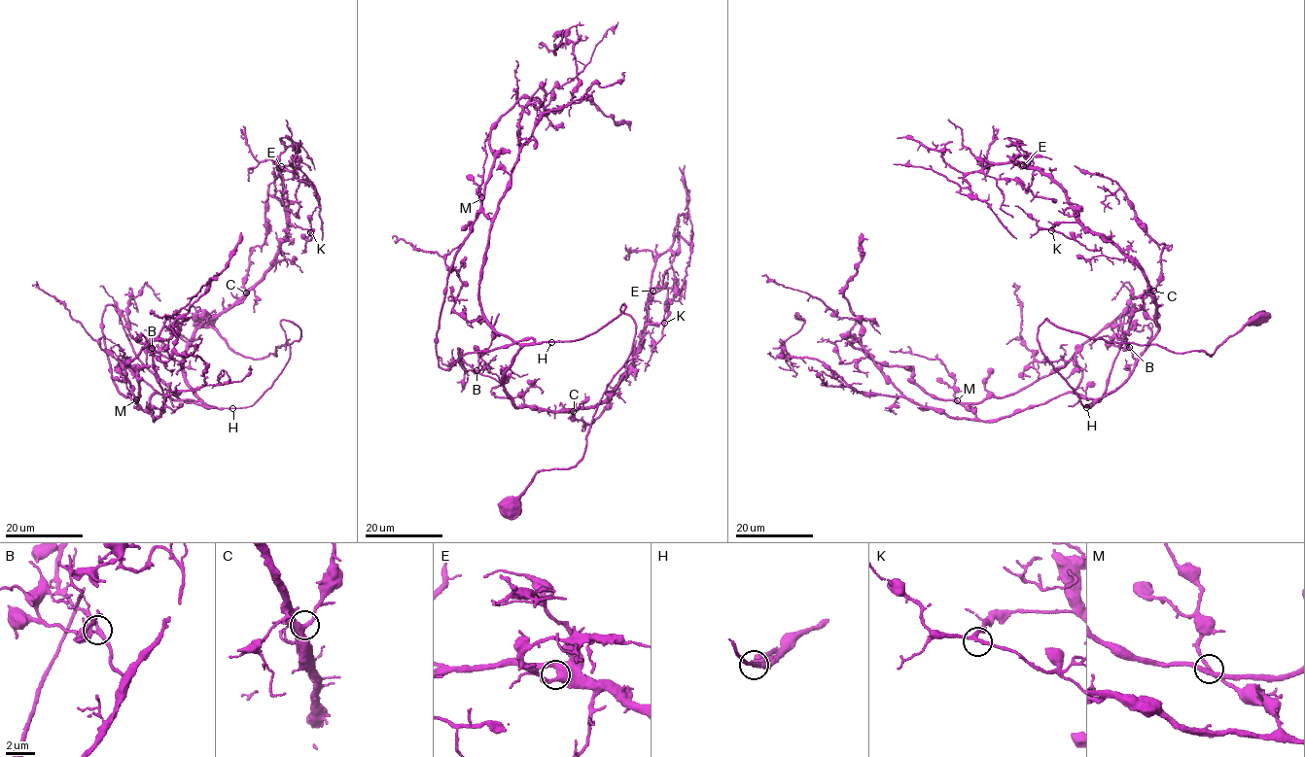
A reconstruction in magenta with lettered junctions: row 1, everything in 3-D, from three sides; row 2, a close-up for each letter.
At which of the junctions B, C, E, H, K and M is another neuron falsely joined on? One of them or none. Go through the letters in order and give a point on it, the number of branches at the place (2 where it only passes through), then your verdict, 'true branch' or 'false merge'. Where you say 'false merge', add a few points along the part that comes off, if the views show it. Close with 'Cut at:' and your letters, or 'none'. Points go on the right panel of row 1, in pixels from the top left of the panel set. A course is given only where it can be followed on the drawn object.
B: place (1129, 347); branches 3; true branch
C: place (1153, 291); branches 3; true branch
E: place (1023, 165); branches 2; true branch
H: place (1086, 407); branches 2; true branch
K: place (1051, 230); branches 3; true branch
M: place (957, 400); branches 3; true branch
Cut at: none

